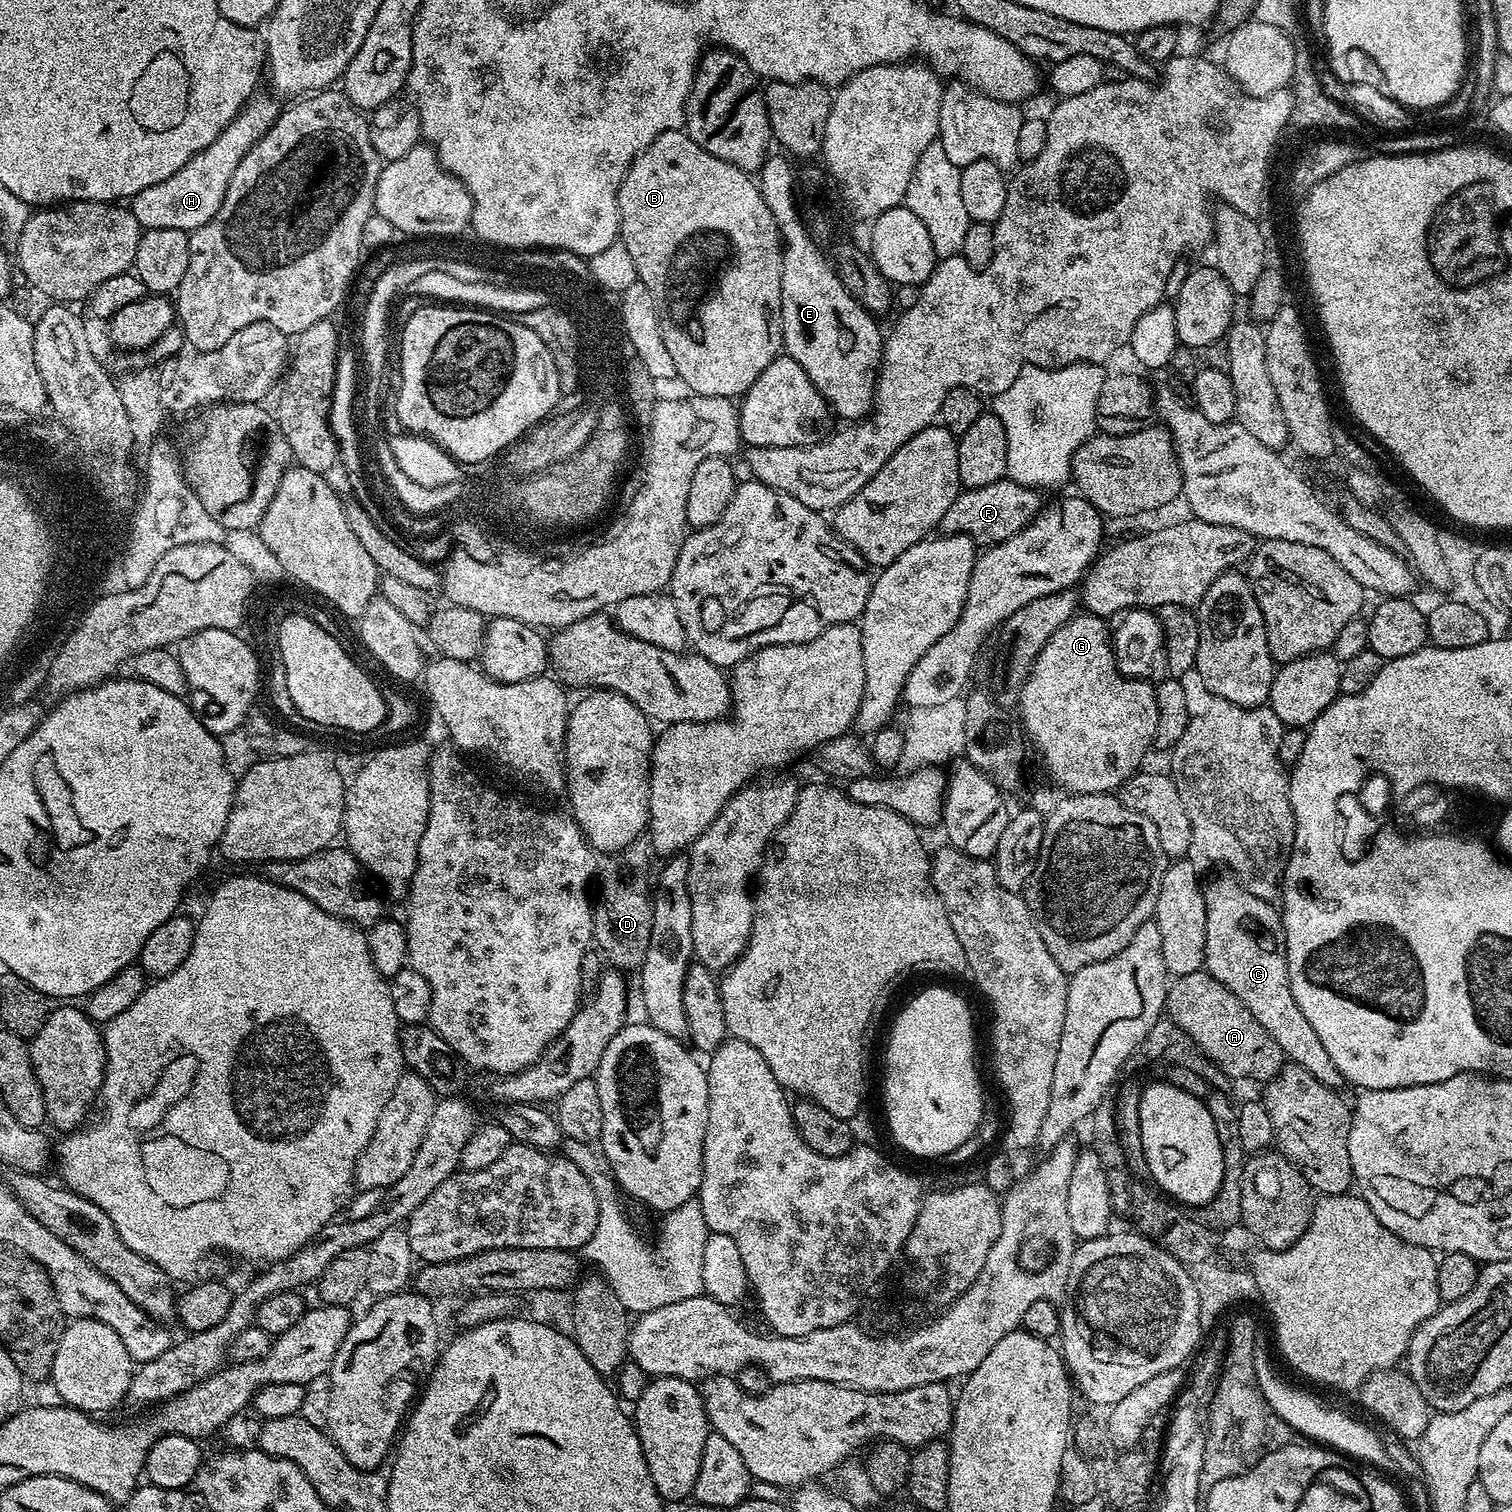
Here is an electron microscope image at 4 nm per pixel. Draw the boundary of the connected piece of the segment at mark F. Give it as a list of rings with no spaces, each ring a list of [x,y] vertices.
[[[1010,479],[990,482],[990,486],[964,488],[950,502],[950,510],[940,520],[939,531],[944,534],[963,534],[980,546],[991,546],[1010,539],[1031,523],[1042,509],[1041,493]]]

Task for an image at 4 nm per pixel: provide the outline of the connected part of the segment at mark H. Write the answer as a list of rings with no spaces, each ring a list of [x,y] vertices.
[[[253,95],[252,99],[246,101],[244,108],[233,118],[178,174],[170,174],[162,182],[154,186],[146,186],[137,196],[131,197],[130,207],[134,218],[138,218],[141,229],[147,230],[182,230],[189,234],[196,228],[206,226],[214,214],[218,214],[218,206],[222,206],[222,198],[226,196],[226,186],[230,186],[230,178],[234,178],[234,170],[238,170],[238,162],[246,158],[246,154],[266,135],[280,117],[282,104],[275,95],[260,96]]]

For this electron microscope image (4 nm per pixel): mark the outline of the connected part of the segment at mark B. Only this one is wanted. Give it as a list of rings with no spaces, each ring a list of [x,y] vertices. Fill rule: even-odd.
[[[675,128],[674,130],[666,130],[662,134],[658,134],[658,138],[654,142],[650,142],[650,146],[646,146],[646,150],[642,150],[642,154],[638,154],[634,158],[634,162],[630,166],[630,170],[626,174],[622,186],[618,190],[618,210],[620,211],[620,235],[618,240],[625,244],[627,250],[630,250],[631,257],[634,258],[634,266],[637,268],[637,281],[644,284],[646,290],[650,290],[654,294],[654,302],[656,303],[658,318],[660,319],[660,329],[662,330],[662,340],[666,342],[666,350],[670,350],[670,355],[674,357],[674,366],[678,368],[678,373],[682,374],[682,378],[687,381],[691,389],[697,390],[699,396],[743,397],[748,387],[758,378],[758,374],[762,374],[762,370],[766,370],[766,366],[770,366],[770,362],[774,362],[777,356],[781,355],[782,345],[784,343],[782,330],[780,329],[780,303],[782,302],[782,241],[778,226],[774,222],[774,214],[770,214],[770,206],[766,206],[765,200],[762,199],[759,183],[757,183],[749,173],[745,172],[744,169],[734,166],[722,158],[714,158],[714,154],[702,150],[702,146],[698,146],[698,142],[694,142],[694,138],[690,138],[687,132]]]

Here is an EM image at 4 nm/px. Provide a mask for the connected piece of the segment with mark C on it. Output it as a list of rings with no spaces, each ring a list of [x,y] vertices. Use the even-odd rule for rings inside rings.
[[[1228,932],[1225,944],[1213,943],[1209,951],[1204,953],[1204,968],[1226,990],[1230,990],[1254,1014],[1254,1019],[1260,1023],[1262,1030],[1278,1042],[1278,1046],[1284,1051],[1285,1057],[1291,1063],[1300,1065],[1318,1082],[1325,1084],[1327,1088],[1337,1090],[1345,1087],[1346,1081],[1338,1066],[1330,1062],[1330,1054],[1326,1054],[1326,1046],[1318,1042],[1318,1034],[1314,1034],[1314,1026],[1306,1022],[1298,1002],[1294,1002],[1294,994],[1288,985],[1288,967],[1285,963],[1276,960],[1276,956],[1268,953],[1262,946],[1256,945],[1250,936]]]

